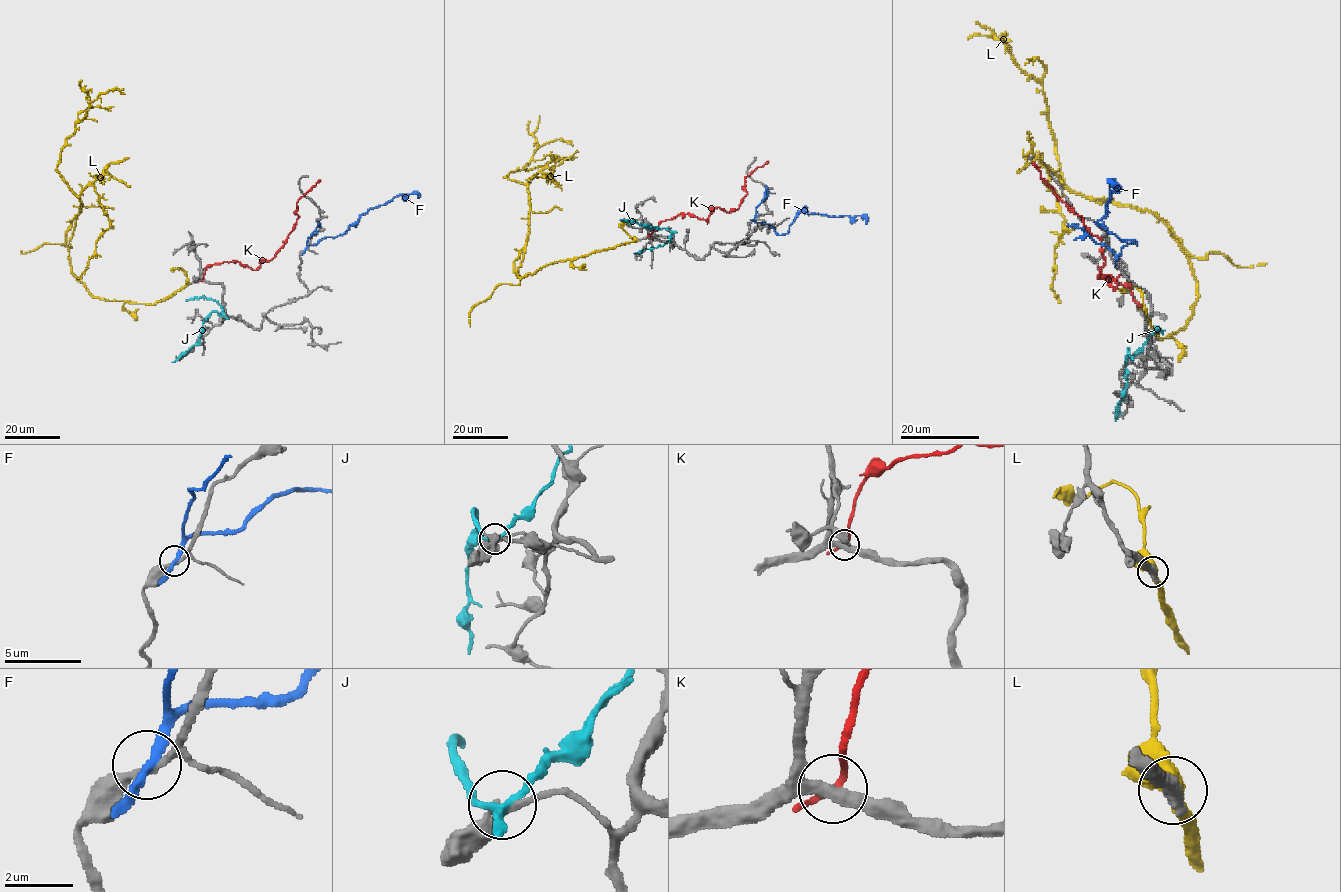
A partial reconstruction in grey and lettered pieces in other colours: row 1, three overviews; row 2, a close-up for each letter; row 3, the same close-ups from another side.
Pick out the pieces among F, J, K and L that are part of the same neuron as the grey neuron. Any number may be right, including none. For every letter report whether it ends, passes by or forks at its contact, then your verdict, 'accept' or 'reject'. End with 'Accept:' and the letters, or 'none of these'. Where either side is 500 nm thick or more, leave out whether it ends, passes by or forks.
F: it passes by; reject
J: it forks there; reject
K: it passes by; reject
L: accept
Accept: L

